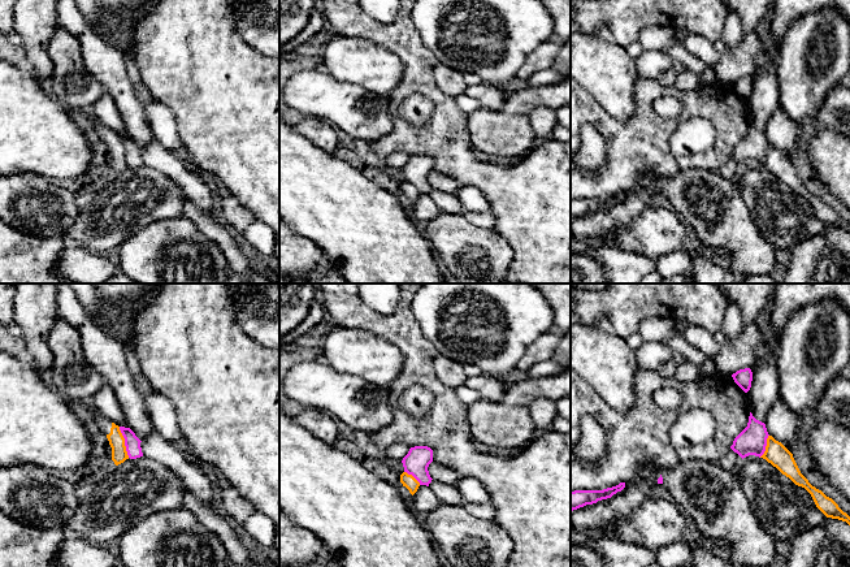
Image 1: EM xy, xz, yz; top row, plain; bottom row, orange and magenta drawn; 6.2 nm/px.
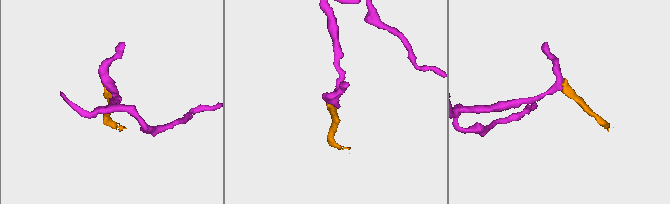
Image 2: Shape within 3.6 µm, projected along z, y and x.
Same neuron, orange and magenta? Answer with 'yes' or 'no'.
no

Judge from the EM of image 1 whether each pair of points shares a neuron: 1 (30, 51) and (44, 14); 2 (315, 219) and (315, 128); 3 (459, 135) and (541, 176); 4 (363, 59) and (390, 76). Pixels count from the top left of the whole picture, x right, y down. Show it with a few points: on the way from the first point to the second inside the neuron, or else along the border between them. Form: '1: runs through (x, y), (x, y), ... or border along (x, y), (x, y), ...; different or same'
1: runs through (35, 42), (35, 24); same
2: border along (293, 126), (320, 148), (332, 154); different
3: runs through (468, 160), (484, 176), (516, 176); same
4: runs through (369, 65), (377, 70), (384, 70); same

